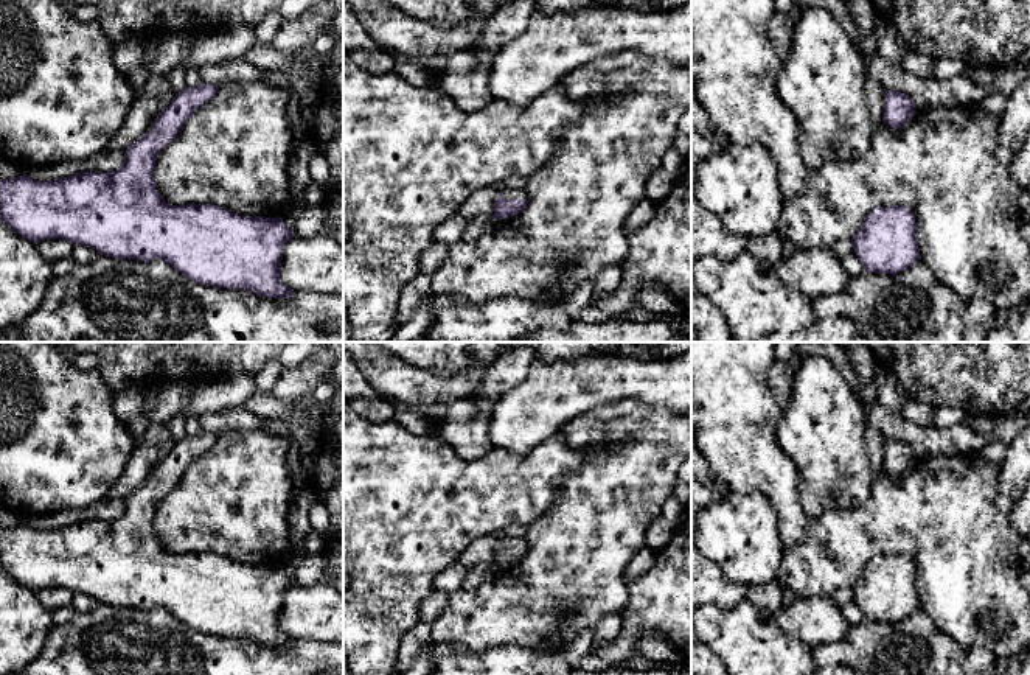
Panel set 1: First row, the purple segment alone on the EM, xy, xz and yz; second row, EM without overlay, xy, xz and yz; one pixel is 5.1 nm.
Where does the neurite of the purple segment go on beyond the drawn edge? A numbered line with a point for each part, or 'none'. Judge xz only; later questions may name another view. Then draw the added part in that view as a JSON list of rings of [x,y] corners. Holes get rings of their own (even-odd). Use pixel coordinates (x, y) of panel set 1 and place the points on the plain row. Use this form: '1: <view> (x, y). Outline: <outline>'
1: xz (519, 542). Outline: [[[524,537],[519,538],[502,538],[500,544],[505,547],[527,547],[527,541]]]

